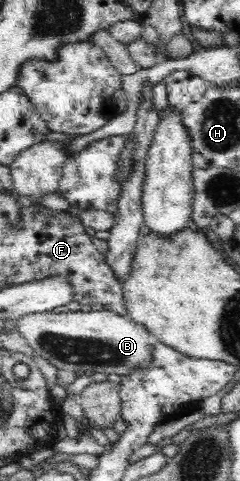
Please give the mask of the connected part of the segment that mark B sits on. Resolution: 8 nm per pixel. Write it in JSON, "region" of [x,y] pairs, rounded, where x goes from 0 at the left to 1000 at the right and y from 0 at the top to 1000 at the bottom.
{"region":[[[421,638],[350,640],[329,647],[283,647],[229,651],[167,649],[88,657],[67,665],[71,690],[100,699],[113,715],[142,728],[150,740],[175,740],[204,748],[246,769],[313,773],[329,782],[354,778],[438,775],[496,778],[563,773],[563,769],[621,769],[633,746],[638,713],[658,707],[592,674],[571,674],[533,657],[488,653],[463,638],[433,642]]]}

